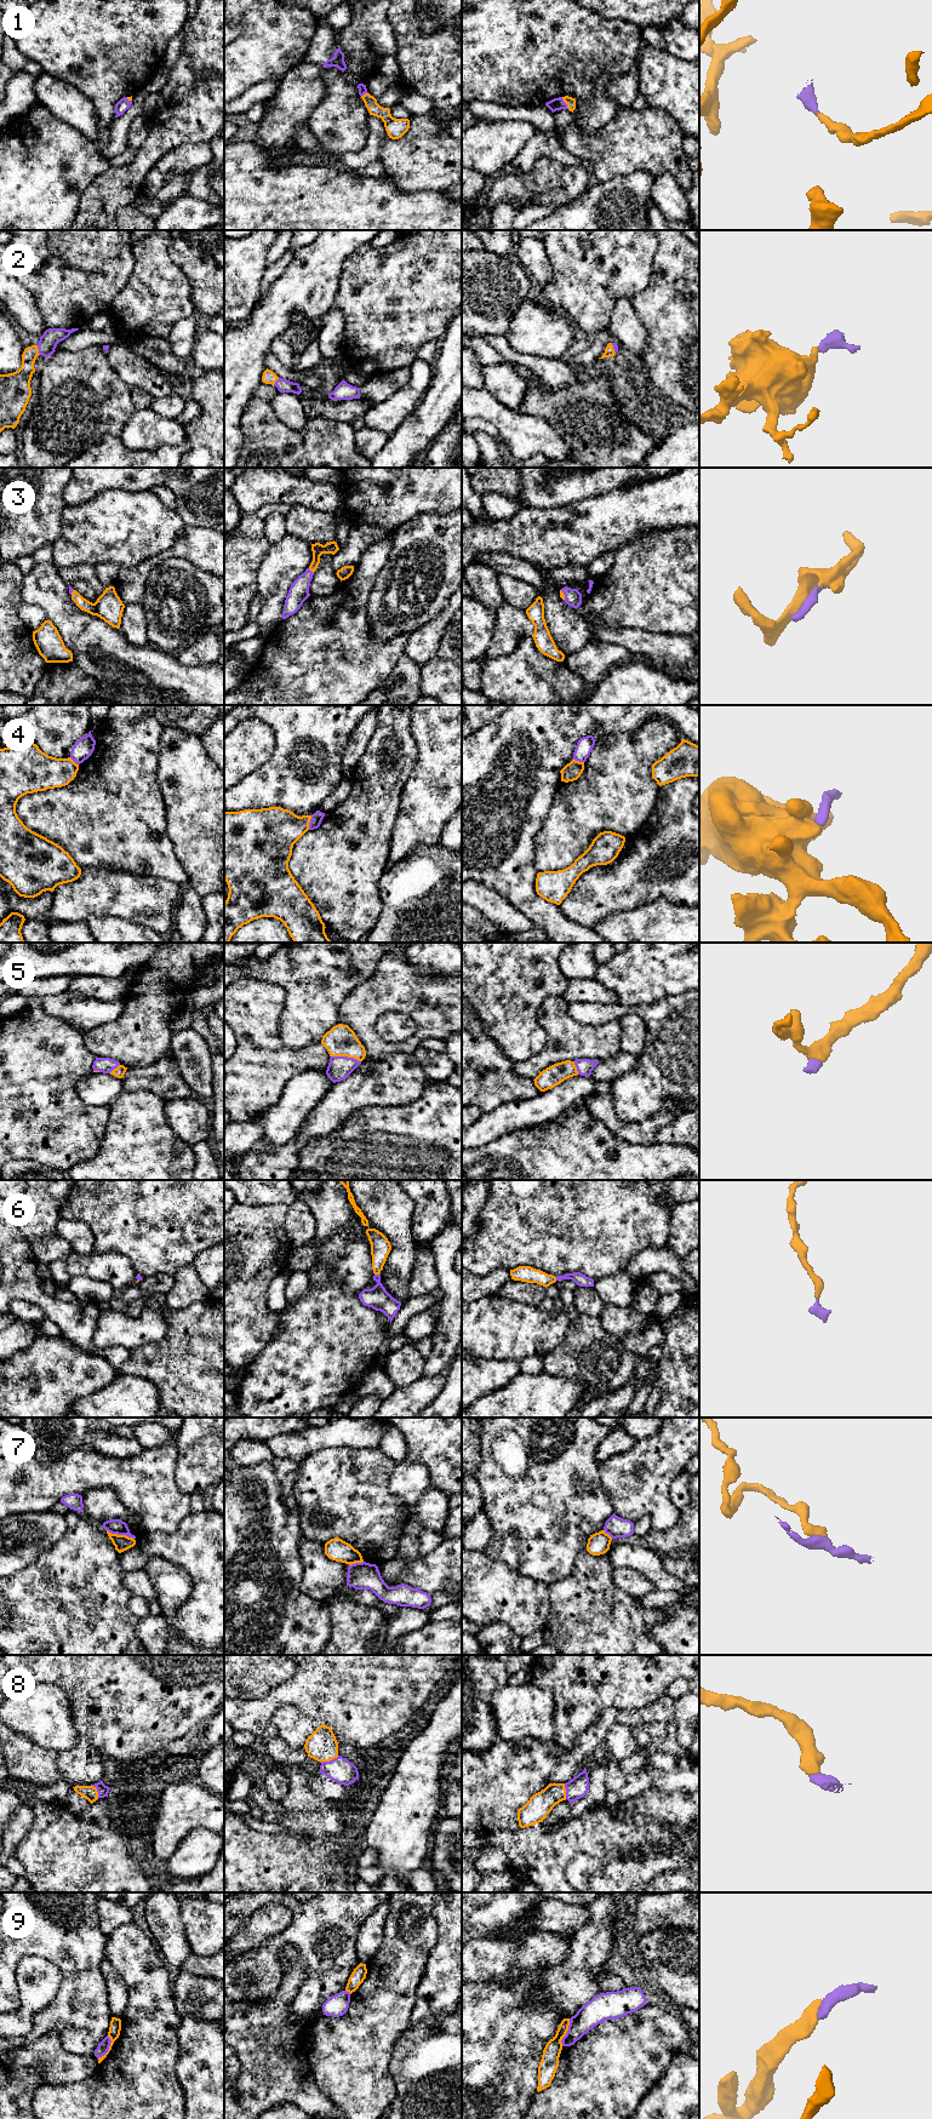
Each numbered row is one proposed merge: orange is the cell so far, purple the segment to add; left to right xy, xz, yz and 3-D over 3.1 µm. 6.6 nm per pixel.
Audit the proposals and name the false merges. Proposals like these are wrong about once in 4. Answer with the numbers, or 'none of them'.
4, 7, 9

